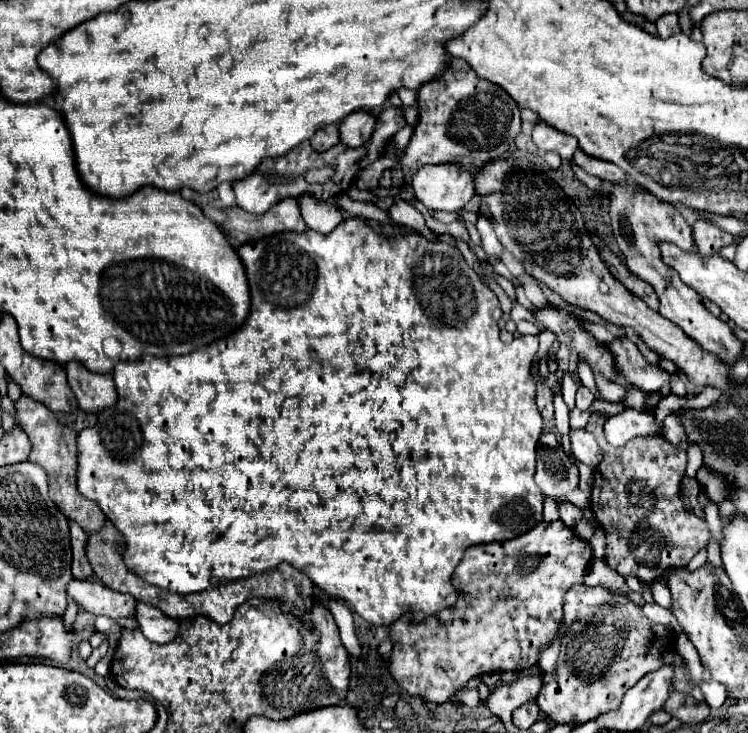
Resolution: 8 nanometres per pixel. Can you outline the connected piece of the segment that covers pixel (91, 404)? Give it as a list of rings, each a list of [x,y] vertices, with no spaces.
[[[69,363],[65,367],[69,387],[75,393],[79,407],[87,413],[99,413],[103,409],[115,407],[117,391],[111,375],[99,375],[87,371],[79,363]]]

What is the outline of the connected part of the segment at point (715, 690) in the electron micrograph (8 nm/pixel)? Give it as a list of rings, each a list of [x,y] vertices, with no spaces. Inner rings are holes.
[[[701,681],[699,689],[703,691],[705,701],[709,703],[711,709],[721,709],[725,703],[725,685],[717,683],[717,681]]]

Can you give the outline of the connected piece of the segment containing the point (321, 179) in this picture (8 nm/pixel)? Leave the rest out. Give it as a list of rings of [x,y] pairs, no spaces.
[[[323,167],[323,169],[315,171],[315,173],[309,173],[307,181],[311,181],[311,183],[327,183],[333,175],[335,175],[335,167]]]

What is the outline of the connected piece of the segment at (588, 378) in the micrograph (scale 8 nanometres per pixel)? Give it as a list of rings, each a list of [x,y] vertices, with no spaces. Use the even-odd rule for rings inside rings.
[[[581,361],[578,365],[578,373],[579,377],[581,379],[582,385],[590,389],[590,391],[595,395],[596,399],[599,399],[599,392],[596,387],[595,379],[594,379],[594,374],[584,361]]]

